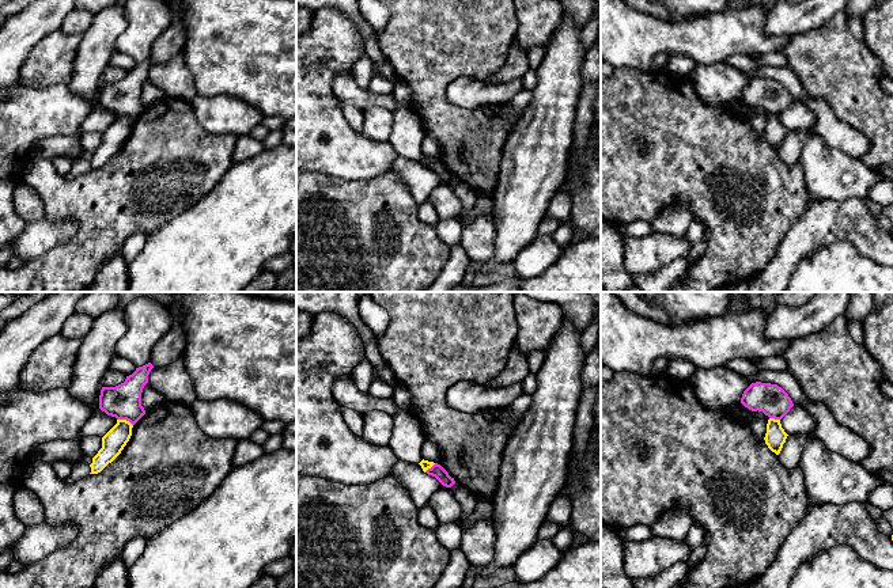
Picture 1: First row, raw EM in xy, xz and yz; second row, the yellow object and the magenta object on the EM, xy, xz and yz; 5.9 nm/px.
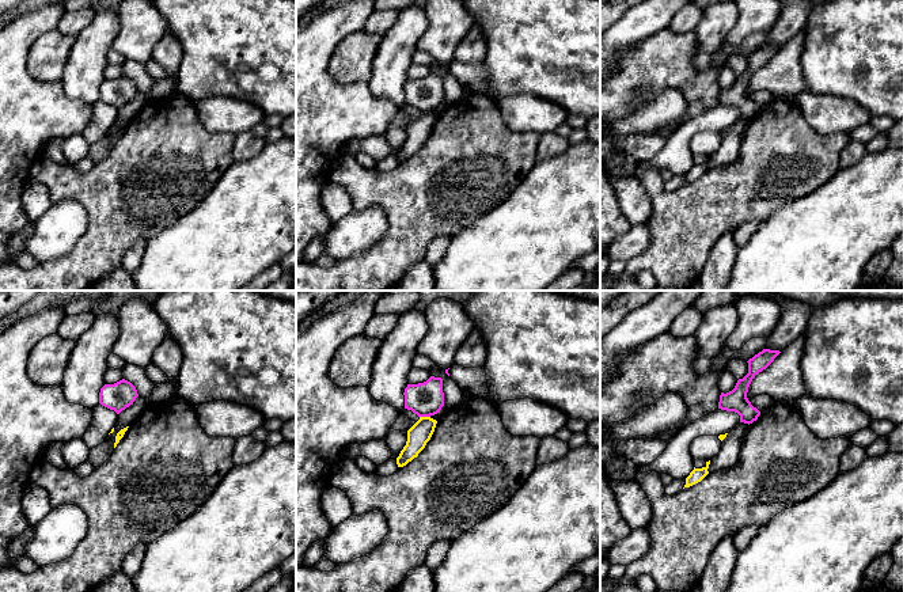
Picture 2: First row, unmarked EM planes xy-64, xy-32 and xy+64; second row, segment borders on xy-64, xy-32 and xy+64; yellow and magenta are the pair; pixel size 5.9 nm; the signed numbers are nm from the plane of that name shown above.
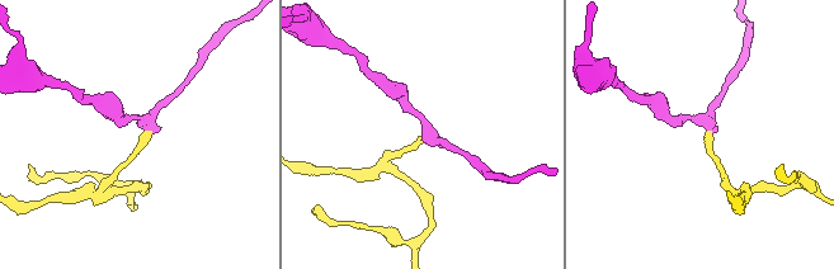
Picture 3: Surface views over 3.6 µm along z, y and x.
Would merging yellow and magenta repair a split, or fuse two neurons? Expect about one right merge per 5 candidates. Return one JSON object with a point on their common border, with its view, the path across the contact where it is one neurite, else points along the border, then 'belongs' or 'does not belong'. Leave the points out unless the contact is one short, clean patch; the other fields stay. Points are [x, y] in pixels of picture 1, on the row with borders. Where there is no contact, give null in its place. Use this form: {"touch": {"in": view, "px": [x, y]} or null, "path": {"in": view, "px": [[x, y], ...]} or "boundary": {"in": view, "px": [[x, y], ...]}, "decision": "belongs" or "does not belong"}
{"touch": {"in": "xy", "px": [125, 420]}, "boundary": {"in": "xy", "px": [[117, 418], [125, 418], [132, 425]]}, "decision": "does not belong"}

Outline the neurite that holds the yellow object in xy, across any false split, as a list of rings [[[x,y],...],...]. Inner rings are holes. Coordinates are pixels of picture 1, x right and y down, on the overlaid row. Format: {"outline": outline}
{"outline": [[[117,420],[117,424],[102,437],[102,448],[92,458],[91,473],[101,473],[124,449],[132,436],[133,425],[126,420]]]}

